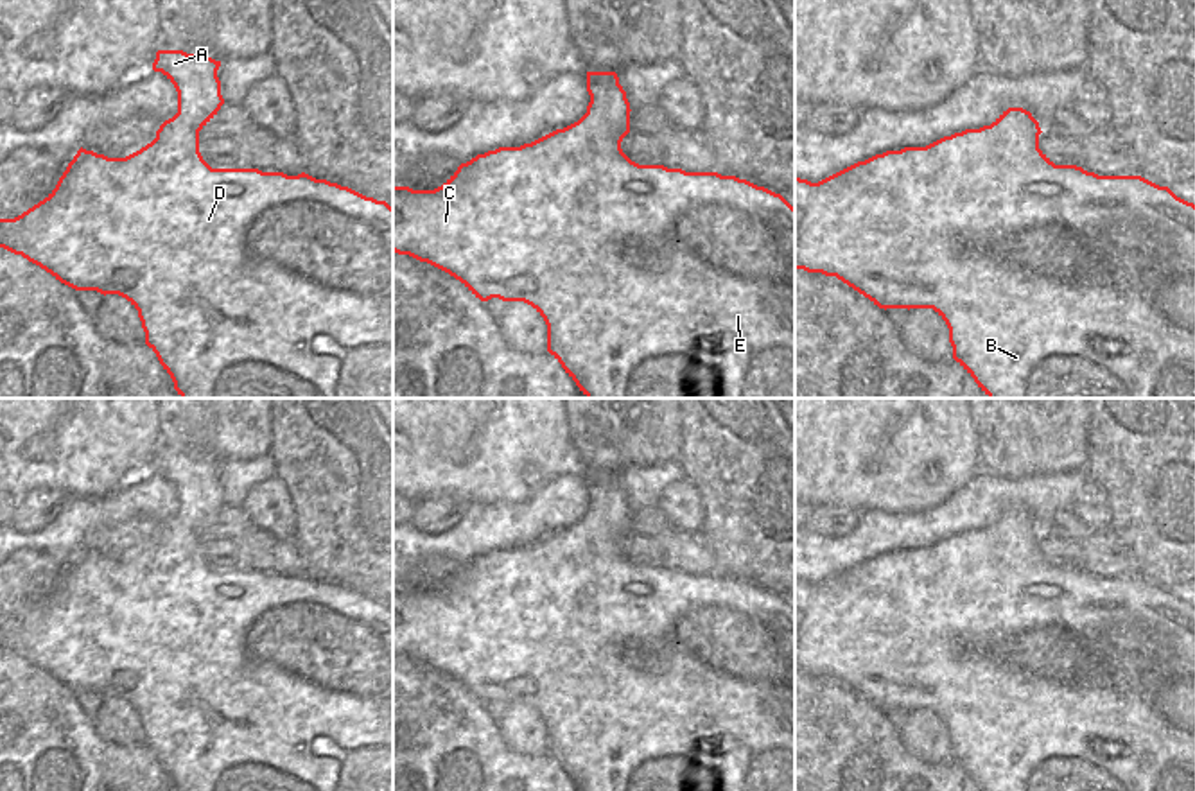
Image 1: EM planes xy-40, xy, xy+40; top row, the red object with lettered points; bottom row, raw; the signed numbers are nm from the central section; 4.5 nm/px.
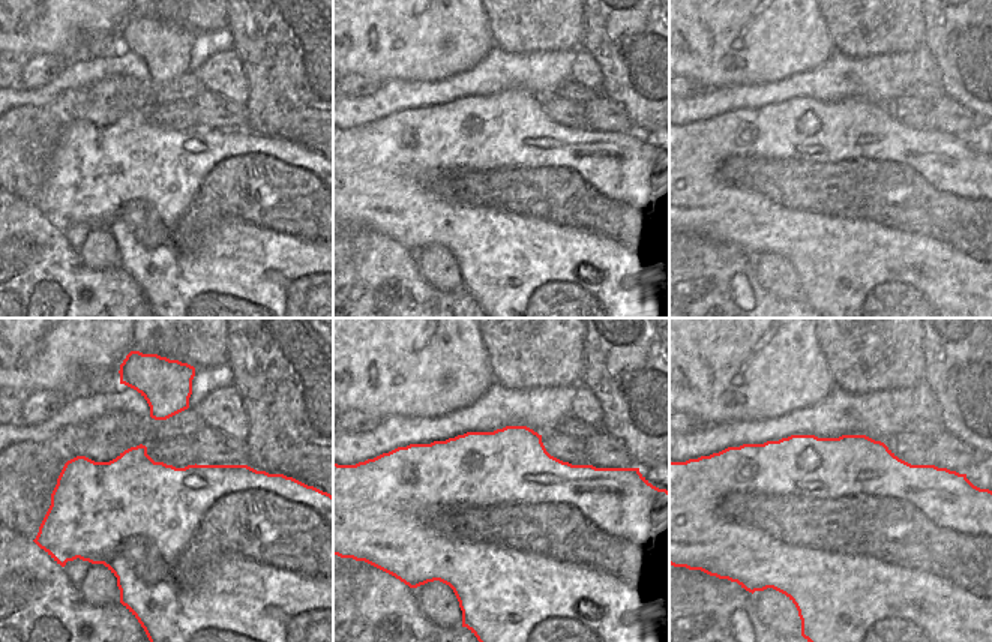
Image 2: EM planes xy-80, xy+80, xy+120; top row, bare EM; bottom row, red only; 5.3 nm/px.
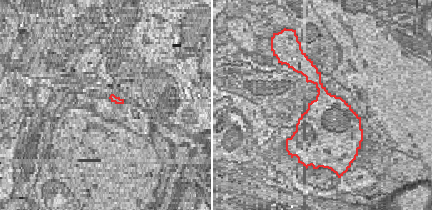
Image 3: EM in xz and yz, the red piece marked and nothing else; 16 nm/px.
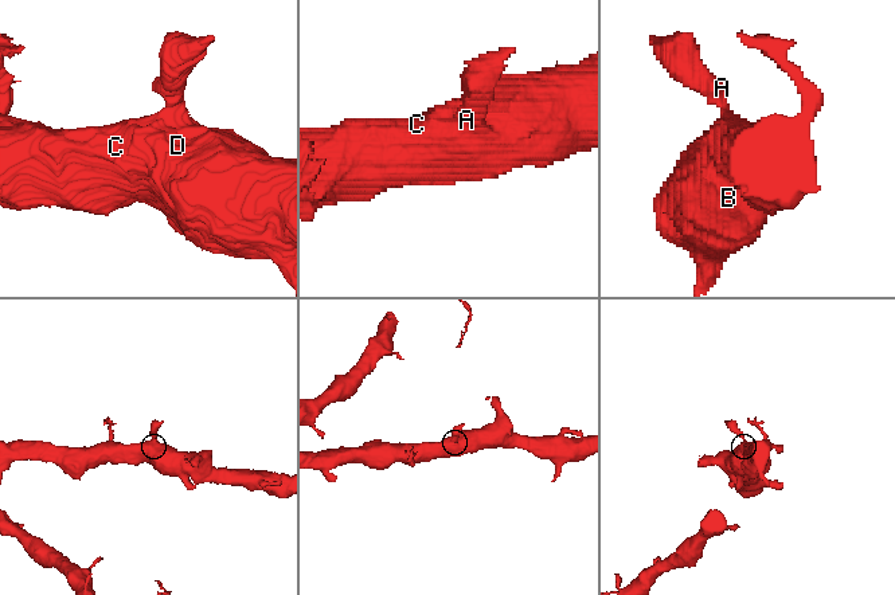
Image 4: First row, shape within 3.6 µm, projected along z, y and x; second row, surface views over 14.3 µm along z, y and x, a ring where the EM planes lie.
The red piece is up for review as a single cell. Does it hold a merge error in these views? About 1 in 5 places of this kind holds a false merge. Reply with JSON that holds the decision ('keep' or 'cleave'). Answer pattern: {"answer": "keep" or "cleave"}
{"answer": "keep"}

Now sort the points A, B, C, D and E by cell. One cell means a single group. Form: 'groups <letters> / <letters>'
groups A B C D E

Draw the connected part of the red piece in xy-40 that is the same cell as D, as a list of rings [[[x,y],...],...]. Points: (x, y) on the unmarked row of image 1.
[[[158,452],[153,472],[174,486],[178,515],[160,527],[151,545],[126,560],[108,560],[81,549],[43,603],[14,621],[0,621],[0,649],[22,656],[75,692],[126,700],[138,712],[145,746],[170,777],[174,791],[393,791],[393,610],[305,574],[287,578],[258,570],[212,570],[199,554],[199,533],[224,506],[219,468],[221,463],[201,456]]]

